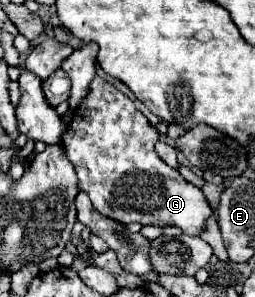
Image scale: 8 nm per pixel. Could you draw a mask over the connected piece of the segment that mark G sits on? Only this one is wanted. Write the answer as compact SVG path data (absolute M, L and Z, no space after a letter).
M95 76L89 84L89 94L81 100L79 108L73 112L73 118L63 134L61 146L65 148L67 158L75 166L79 178L79 190L87 192L93 202L93 208L103 216L109 216L121 224L153 224L153 226L177 226L183 234L201 236L205 232L205 224L211 218L213 210L201 188L187 182L175 168L167 166L155 154L155 142L159 140L159 132L151 126L151 122L135 108L133 100L119 92L113 84L105 82L101 76Z

